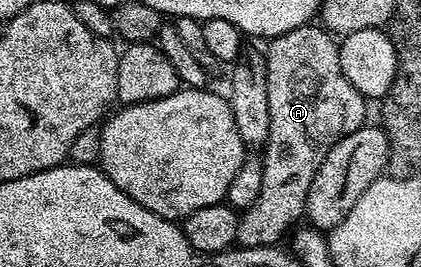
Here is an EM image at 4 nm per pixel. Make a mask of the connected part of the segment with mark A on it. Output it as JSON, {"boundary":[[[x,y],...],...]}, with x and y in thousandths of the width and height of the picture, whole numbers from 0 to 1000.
{"boundary":[[[736,86],[646,142],[637,169],[639,187],[627,187],[625,210],[634,266],[634,401],[644,416],[644,476],[639,524],[625,558],[625,700],[615,715],[615,745],[606,745],[601,772],[570,801],[563,831],[561,914],[575,933],[637,918],[658,925],[670,914],[677,869],[679,888],[689,869],[686,850],[701,828],[717,824],[739,670],[748,670],[748,640],[758,640],[777,566],[805,536],[805,521],[834,506],[834,491],[855,483],[872,453],[869,367],[843,341],[824,281],[815,281],[815,251],[805,236],[805,169],[779,109]]]}

